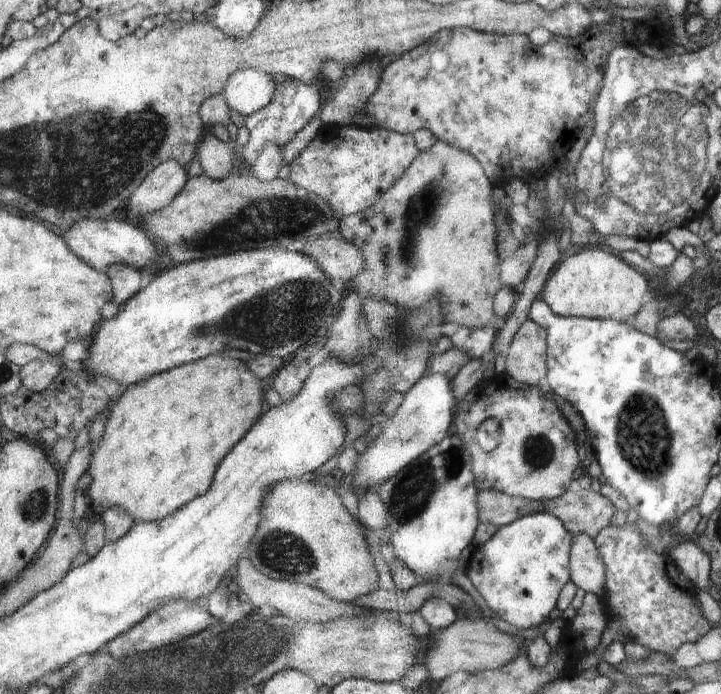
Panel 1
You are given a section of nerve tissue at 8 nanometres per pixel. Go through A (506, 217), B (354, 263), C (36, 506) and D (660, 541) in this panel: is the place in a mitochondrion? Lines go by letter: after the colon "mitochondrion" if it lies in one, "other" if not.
A: other
B: other
C: mitochondrion
D: other

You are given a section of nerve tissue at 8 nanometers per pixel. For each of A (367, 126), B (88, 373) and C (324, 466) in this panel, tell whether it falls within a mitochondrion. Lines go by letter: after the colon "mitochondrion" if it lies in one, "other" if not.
A: other
B: other
C: other

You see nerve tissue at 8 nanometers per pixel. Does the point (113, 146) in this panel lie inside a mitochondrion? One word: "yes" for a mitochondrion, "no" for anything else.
yes

